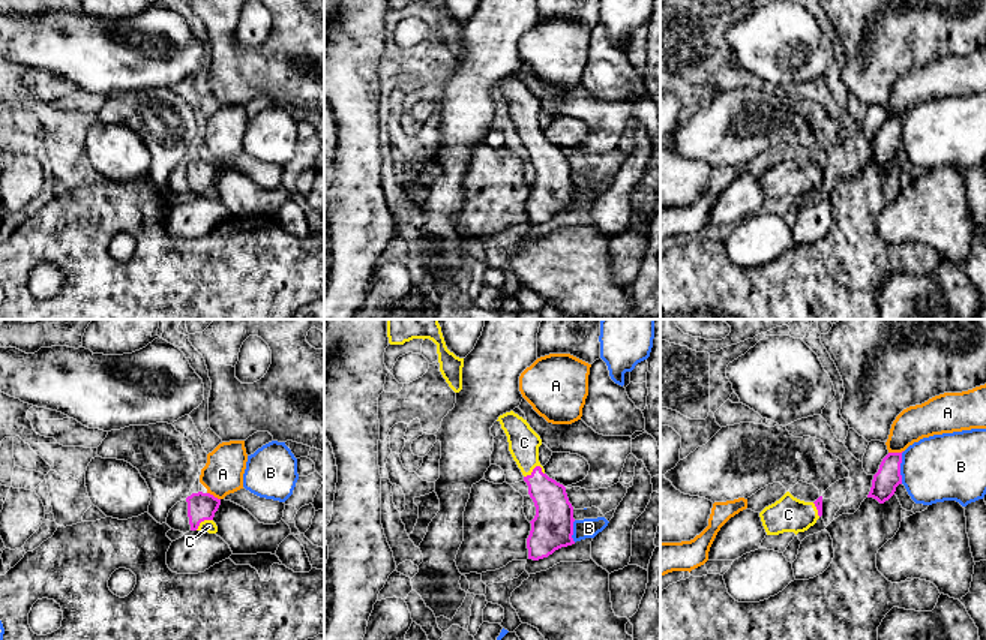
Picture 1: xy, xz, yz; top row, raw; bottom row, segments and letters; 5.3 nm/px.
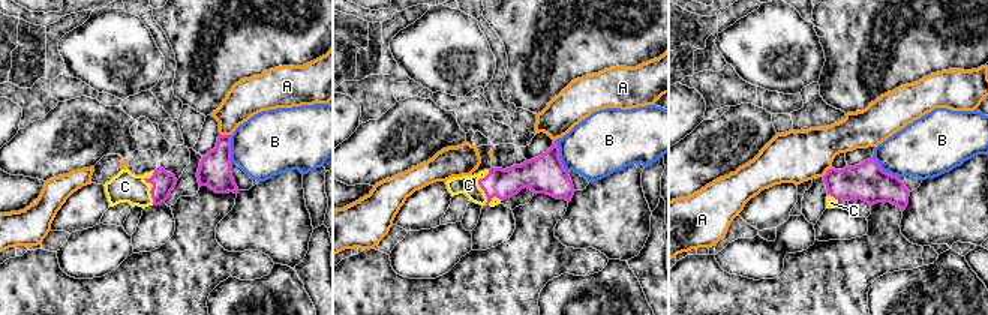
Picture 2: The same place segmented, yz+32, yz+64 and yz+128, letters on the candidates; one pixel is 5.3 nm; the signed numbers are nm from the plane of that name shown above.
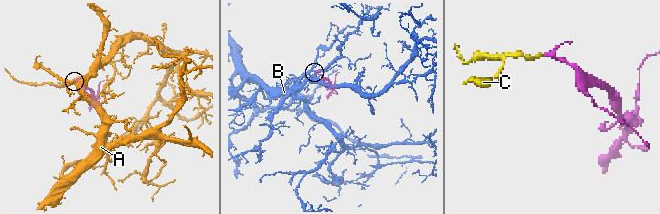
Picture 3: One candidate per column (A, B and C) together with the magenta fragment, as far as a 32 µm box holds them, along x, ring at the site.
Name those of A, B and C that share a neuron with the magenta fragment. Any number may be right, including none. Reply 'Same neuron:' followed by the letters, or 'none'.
Same neuron: C

